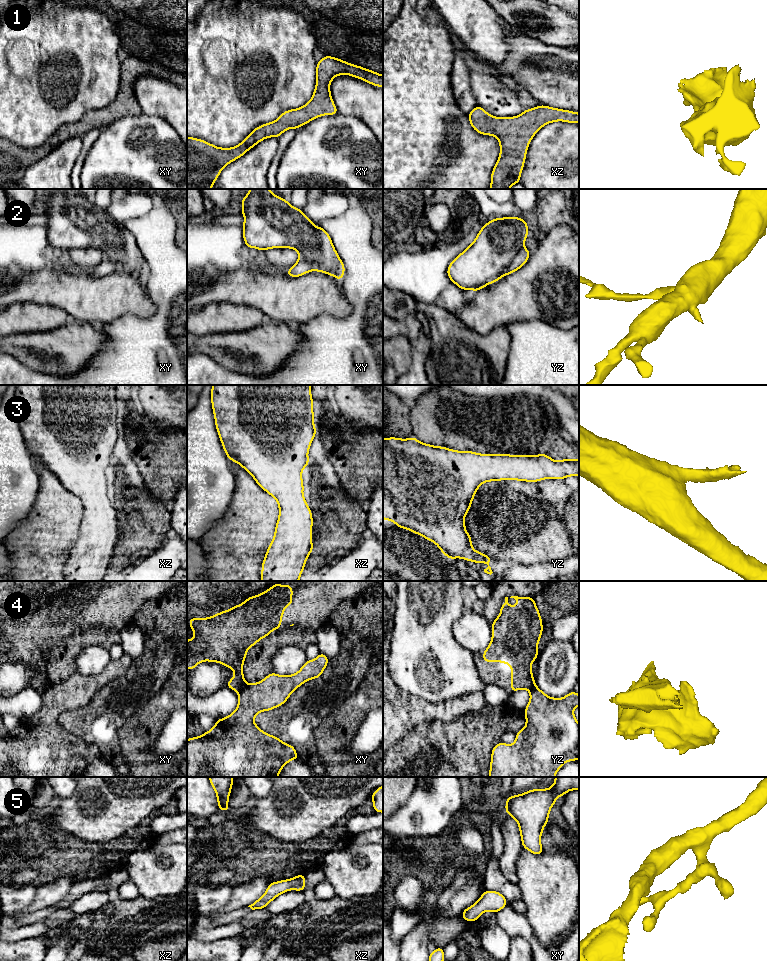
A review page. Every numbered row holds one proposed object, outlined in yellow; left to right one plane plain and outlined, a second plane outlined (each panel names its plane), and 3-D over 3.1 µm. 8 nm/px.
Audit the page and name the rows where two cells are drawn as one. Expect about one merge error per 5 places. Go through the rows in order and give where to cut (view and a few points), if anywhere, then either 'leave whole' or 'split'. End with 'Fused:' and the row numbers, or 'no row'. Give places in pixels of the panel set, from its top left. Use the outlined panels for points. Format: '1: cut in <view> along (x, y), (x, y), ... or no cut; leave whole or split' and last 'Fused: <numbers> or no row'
1: no cut; leave whole
2: no cut; leave whole
3: no cut; leave whole
4: cut in xy along (246, 683), (238, 691); split
5: no cut; leave whole
Fused: 4

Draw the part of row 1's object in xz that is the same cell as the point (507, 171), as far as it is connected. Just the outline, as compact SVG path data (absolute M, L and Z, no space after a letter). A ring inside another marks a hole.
M544 105L505 118L491 116L476 106L468 117L475 131L494 136L500 143L500 155L492 170L490 189L509 189L520 182L527 148L544 125L556 121L579 123L579 113Z

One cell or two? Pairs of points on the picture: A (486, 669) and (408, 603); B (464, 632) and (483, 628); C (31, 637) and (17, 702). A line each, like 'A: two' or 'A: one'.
A: two
B: one
C: two

